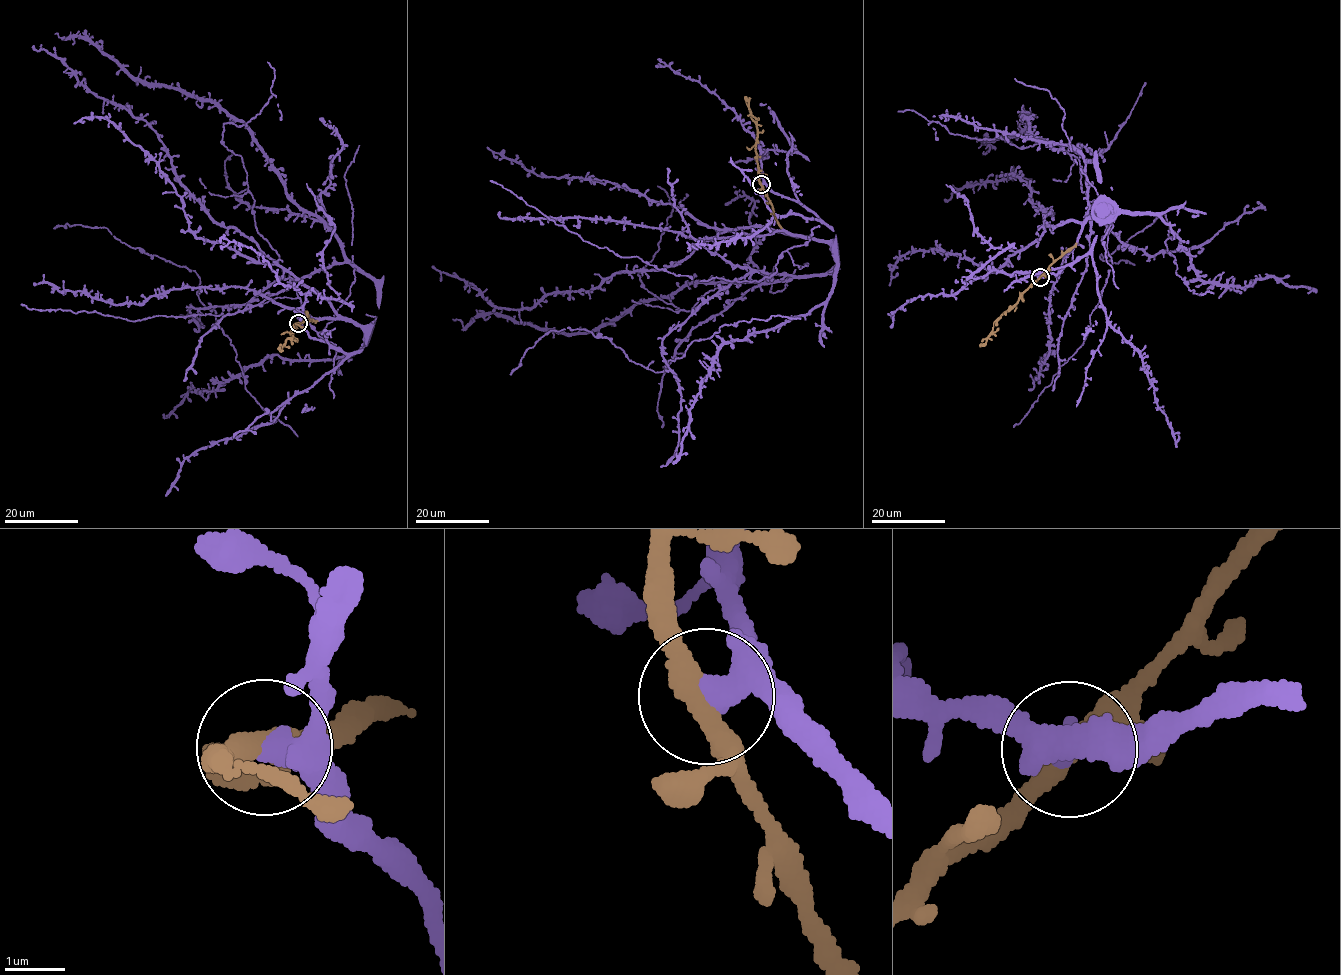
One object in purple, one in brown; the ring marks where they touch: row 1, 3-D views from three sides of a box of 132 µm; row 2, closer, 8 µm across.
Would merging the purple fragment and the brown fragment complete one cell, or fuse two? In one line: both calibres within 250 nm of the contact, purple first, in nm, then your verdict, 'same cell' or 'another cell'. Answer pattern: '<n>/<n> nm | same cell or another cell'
280/360 nm | same cell

